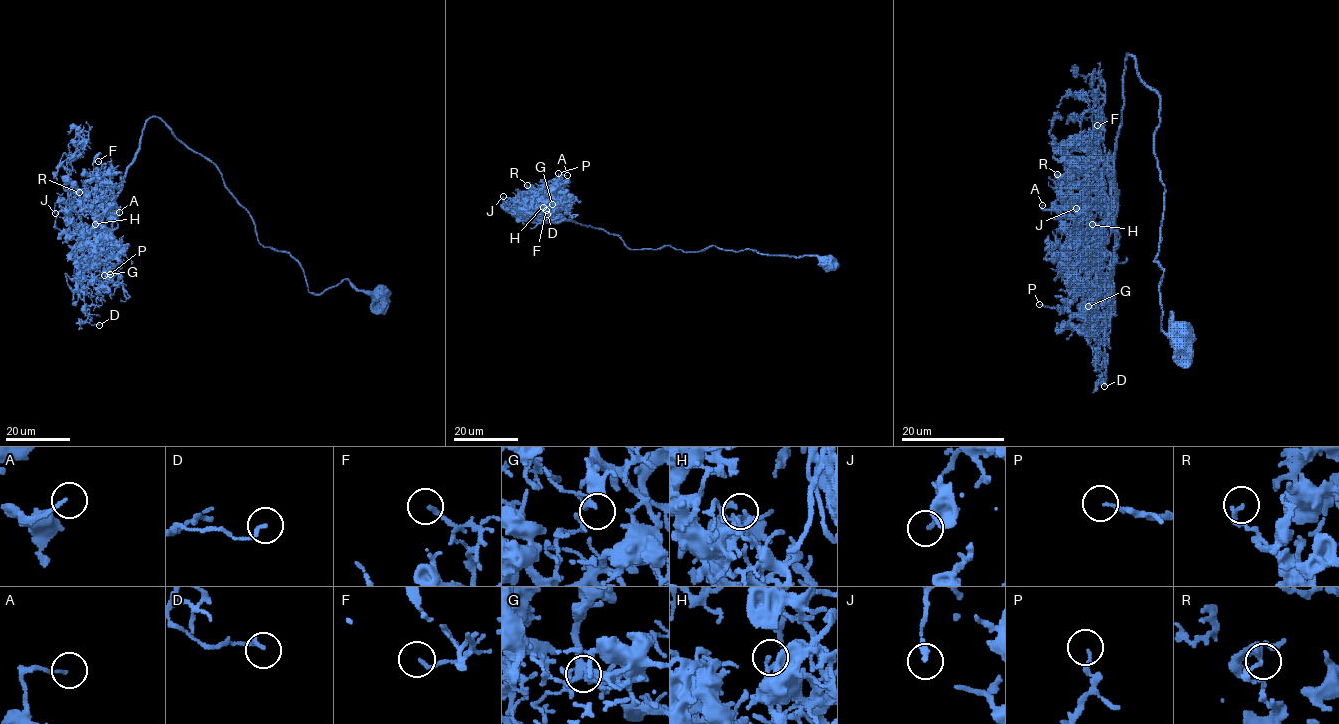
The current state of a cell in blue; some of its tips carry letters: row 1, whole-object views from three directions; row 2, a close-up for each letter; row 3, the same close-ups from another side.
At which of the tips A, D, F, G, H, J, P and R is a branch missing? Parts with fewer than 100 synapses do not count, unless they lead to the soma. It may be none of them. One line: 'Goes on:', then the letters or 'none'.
Goes on: none

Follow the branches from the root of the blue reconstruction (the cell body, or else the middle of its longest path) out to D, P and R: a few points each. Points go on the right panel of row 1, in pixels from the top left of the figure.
D: (1181, 337), (1171, 312), (1162, 330), (1154, 261), (1159, 97), (1128, 54), (1104, 386)
P: (1181, 337), (1171, 312), (1162, 330), (1154, 261), (1159, 97), (1128, 54), (1114, 268), (1063, 306), (1039, 304)
R: (1181, 337), (1171, 312), (1162, 330), (1154, 261), (1159, 97), (1131, 55), (1114, 199), (1073, 202), (1057, 174)

